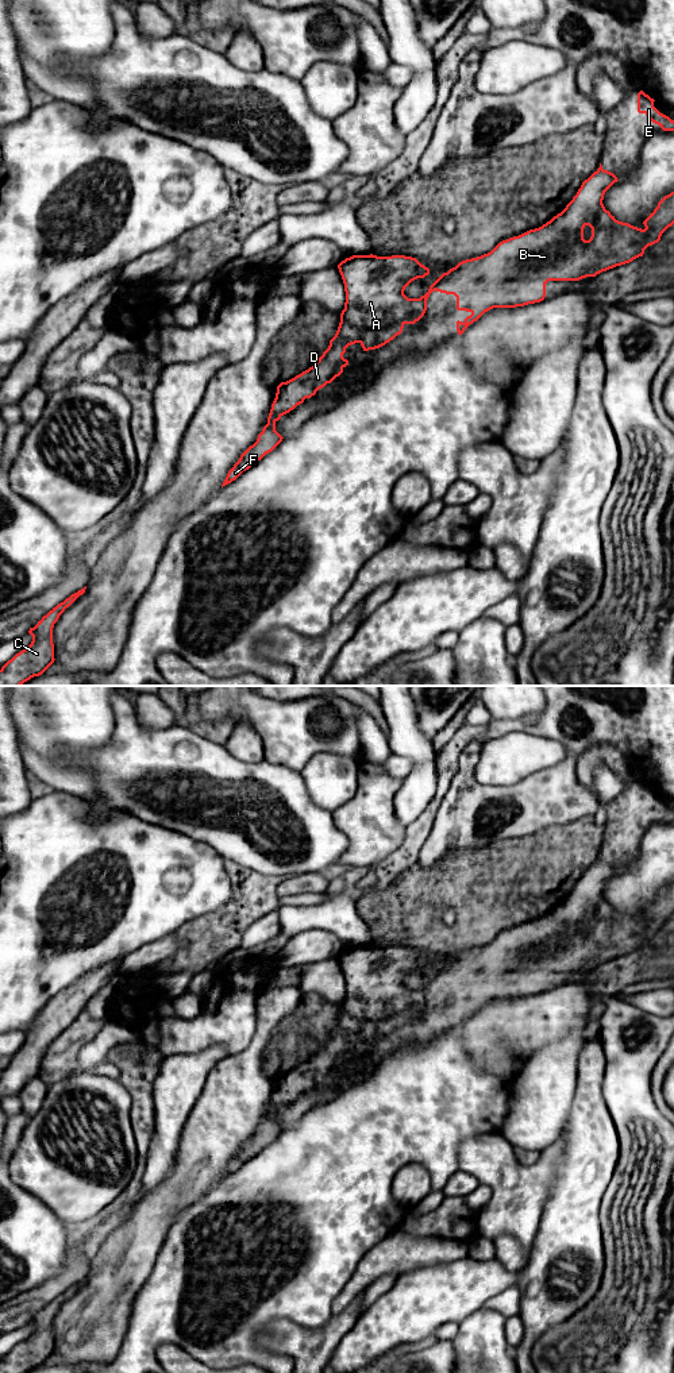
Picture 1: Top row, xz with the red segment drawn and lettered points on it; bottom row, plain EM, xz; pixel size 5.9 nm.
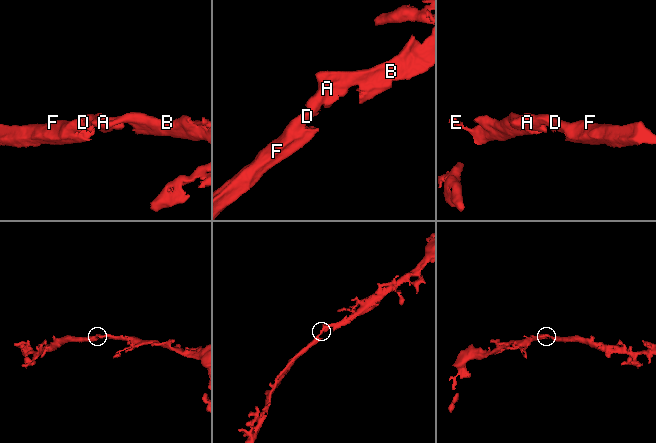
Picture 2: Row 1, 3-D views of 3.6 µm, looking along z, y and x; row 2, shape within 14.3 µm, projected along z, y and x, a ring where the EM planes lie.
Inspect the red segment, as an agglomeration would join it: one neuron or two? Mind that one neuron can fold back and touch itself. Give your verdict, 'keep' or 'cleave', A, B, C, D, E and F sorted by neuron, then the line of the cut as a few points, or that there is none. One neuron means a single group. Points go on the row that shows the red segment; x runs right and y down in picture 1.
keep | A B C D E F | no cut

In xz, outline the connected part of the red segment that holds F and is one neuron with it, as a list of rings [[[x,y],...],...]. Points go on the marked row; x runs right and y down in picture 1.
[[[600,163],[600,167],[582,182],[577,194],[561,213],[539,228],[500,242],[488,254],[459,262],[443,273],[420,298],[408,298],[404,294],[412,281],[430,274],[430,269],[416,258],[370,254],[353,255],[342,261],[338,269],[344,284],[346,302],[335,336],[312,367],[277,386],[267,424],[258,435],[257,441],[240,455],[228,471],[222,487],[235,481],[282,441],[284,437],[276,431],[276,423],[343,373],[348,365],[348,360],[343,358],[348,346],[359,343],[363,351],[385,346],[403,332],[405,324],[415,324],[424,316],[427,300],[432,292],[454,294],[457,309],[471,313],[463,323],[457,321],[458,335],[462,335],[470,324],[493,308],[516,308],[543,301],[548,281],[579,281],[596,277],[643,257],[644,250],[658,243],[662,234],[674,224],[674,192],[658,203],[654,212],[643,221],[646,228],[642,230],[616,220],[605,209],[604,194],[617,181],[617,177],[604,170]]]

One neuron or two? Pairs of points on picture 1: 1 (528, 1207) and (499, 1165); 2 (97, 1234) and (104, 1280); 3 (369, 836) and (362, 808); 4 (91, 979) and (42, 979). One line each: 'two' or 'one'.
1: one
2: two
3: one
4: two

